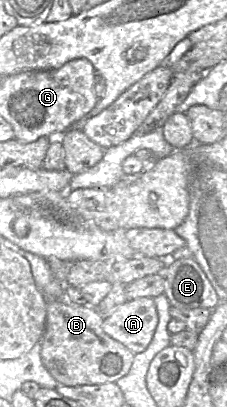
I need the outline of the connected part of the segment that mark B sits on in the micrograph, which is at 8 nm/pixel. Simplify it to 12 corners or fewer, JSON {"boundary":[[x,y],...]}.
{"boundary":[[48,300],[41,358],[60,385],[116,383],[135,354],[87,304]]}

